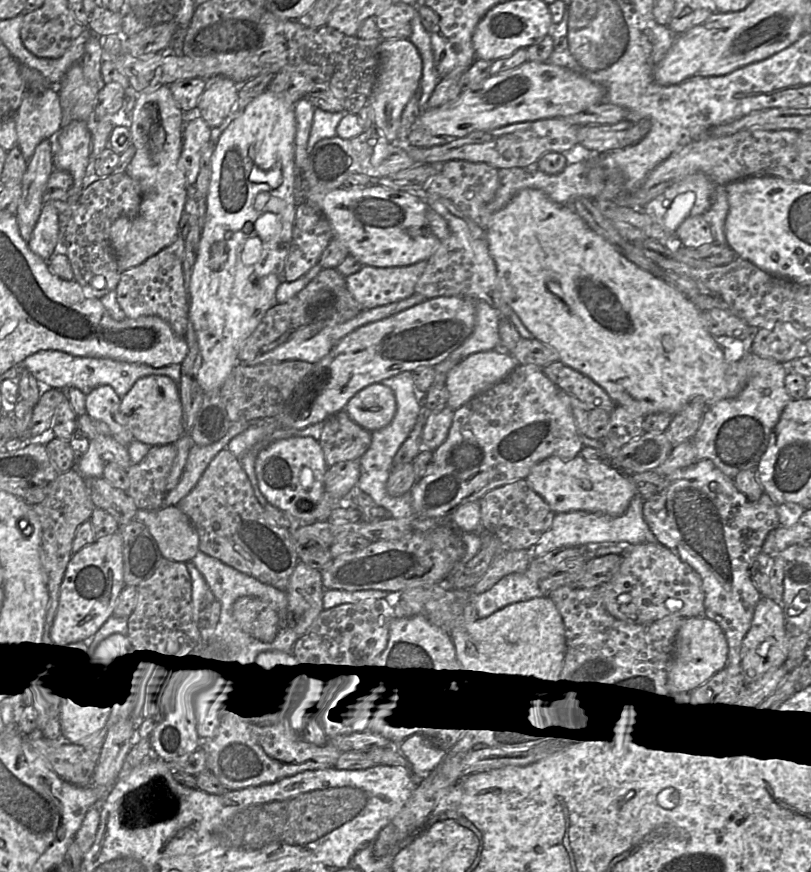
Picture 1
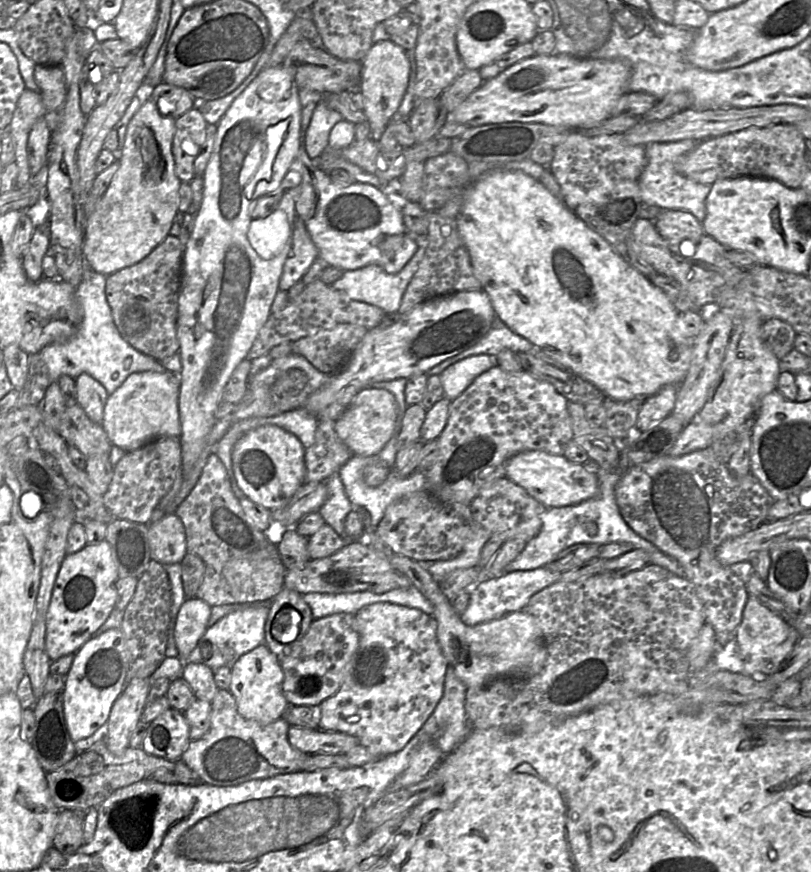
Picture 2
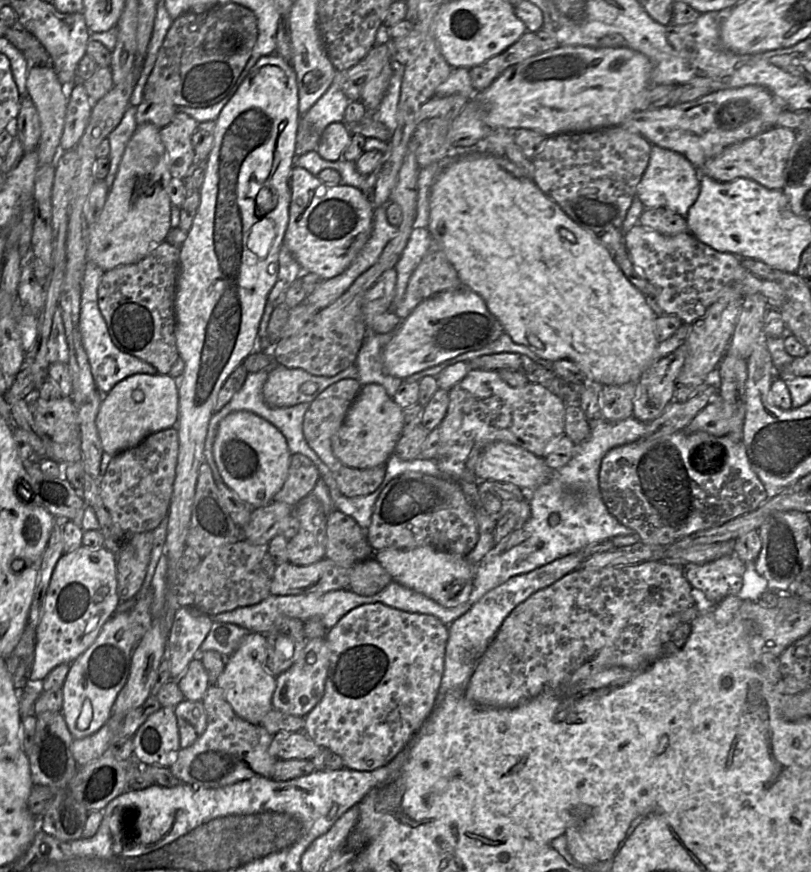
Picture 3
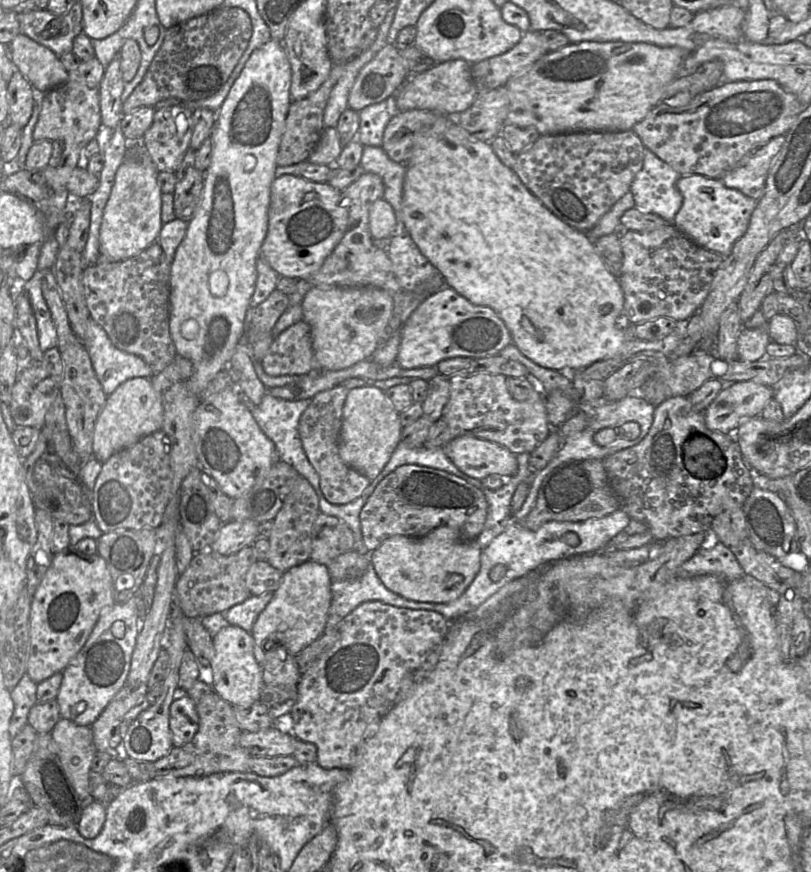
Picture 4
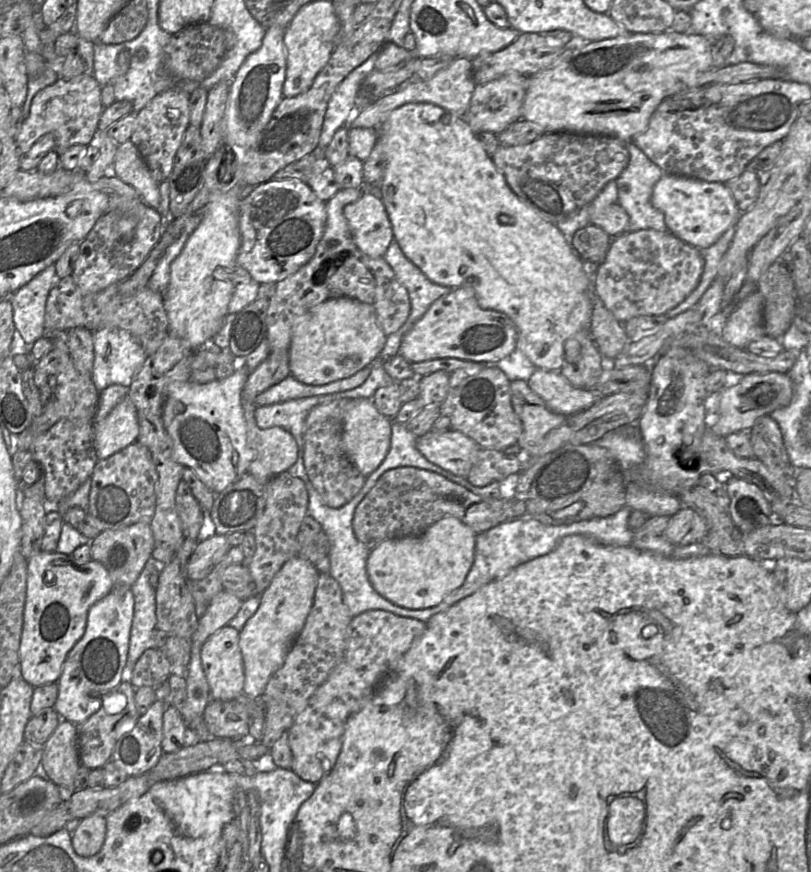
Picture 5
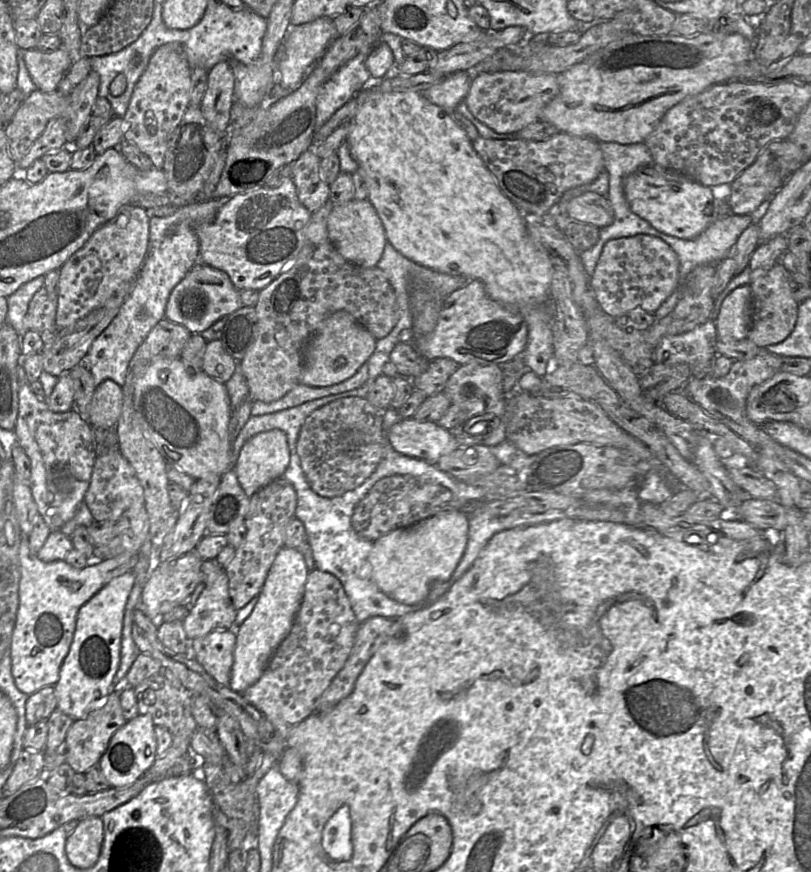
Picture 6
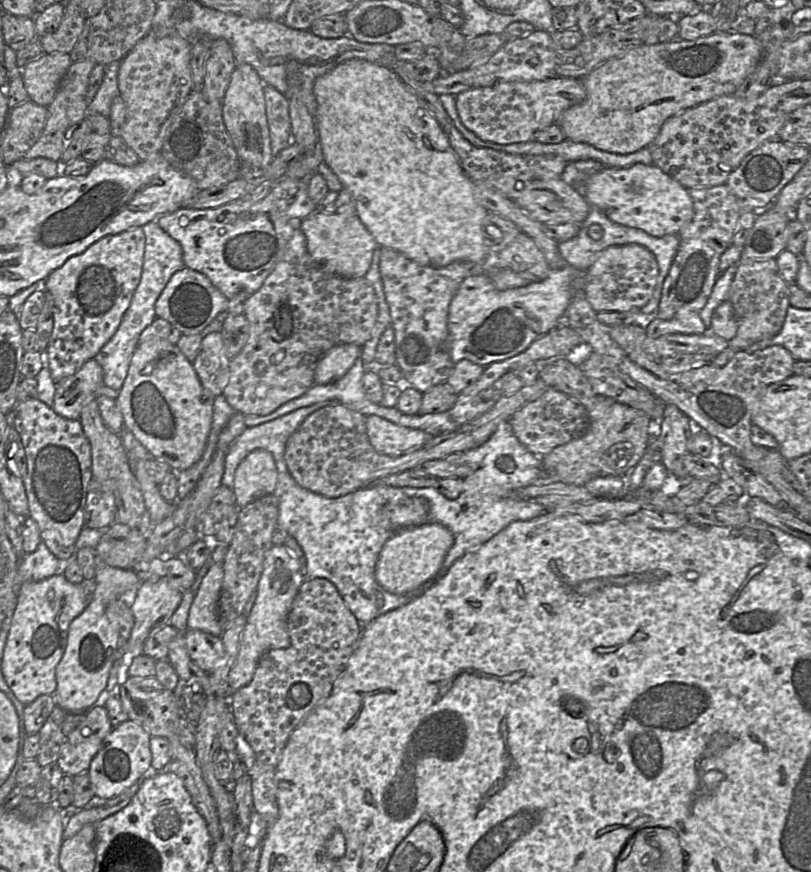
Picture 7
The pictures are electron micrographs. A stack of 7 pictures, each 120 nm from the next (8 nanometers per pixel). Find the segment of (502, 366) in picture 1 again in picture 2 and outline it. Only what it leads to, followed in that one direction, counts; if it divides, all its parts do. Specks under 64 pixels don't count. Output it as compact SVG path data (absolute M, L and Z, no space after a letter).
M479 354L447 367L439 375L444 397L453 401L471 385L475 378L495 365L497 365L496 357Z

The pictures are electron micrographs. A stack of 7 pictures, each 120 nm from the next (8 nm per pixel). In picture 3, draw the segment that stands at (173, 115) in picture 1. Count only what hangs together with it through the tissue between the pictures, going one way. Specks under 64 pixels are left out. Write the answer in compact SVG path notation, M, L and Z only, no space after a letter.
M152 123L137 125L126 145L105 204L95 221L88 225L86 260L94 262L104 271L120 265L139 262L156 249L161 242L165 241L171 229L172 204L168 194L168 187L172 175L168 167L166 149L161 141L159 131L160 128Z

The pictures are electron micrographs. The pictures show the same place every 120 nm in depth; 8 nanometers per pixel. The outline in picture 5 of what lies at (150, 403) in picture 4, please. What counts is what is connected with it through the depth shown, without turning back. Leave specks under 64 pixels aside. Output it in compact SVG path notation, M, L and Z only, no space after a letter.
M126 396L99 422L94 422L94 444L98 459L105 459L137 441L139 420L133 402Z

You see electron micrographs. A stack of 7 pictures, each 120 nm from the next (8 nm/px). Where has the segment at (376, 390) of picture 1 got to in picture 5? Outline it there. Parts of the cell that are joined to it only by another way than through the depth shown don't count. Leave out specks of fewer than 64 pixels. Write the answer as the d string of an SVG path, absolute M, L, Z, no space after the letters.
M371 398L349 400L344 412L342 447L365 477L374 472L385 459L391 444L391 426L392 419L379 413Z

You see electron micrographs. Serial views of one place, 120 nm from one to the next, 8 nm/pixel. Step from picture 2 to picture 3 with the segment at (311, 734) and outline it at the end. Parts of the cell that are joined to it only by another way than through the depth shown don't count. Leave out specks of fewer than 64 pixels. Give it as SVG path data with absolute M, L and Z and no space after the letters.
M280 731L273 735L270 754L276 759L312 759L322 747L302 731Z

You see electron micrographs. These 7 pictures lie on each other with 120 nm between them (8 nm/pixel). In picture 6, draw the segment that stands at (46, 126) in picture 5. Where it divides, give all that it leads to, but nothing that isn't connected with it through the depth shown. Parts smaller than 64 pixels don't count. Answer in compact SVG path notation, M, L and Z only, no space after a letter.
M93 70L67 95L58 90L52 92L33 91L23 101L14 116L5 126L5 134L8 140L8 151L14 162L20 160L29 152L34 142L44 132L47 123L55 117L66 120L67 146L72 145L79 136L81 129L92 116L92 109L98 98L100 77Z

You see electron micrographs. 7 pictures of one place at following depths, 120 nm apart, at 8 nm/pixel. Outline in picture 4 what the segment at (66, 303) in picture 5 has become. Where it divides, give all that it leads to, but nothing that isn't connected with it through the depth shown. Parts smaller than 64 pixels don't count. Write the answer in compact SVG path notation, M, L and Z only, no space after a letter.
M154 242L136 256L120 262L98 261L83 269L82 282L90 317L108 334L112 343L125 352L144 359L153 372L159 373L177 357L171 338L169 320L171 264L158 242Z

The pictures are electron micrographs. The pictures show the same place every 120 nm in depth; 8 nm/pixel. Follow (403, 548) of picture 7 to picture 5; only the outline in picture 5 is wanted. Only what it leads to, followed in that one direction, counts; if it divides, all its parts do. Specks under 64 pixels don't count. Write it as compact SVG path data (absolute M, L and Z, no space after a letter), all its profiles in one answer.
M444 517L420 535L386 539L369 553L369 580L377 592L401 606L436 606L463 584L473 564L476 536L461 519Z

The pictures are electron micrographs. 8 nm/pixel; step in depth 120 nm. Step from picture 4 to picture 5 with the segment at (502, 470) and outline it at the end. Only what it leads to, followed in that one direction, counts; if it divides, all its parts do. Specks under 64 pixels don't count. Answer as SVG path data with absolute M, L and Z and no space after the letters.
M453 429L430 430L417 437L416 448L431 463L464 478L478 460L482 449L471 438Z

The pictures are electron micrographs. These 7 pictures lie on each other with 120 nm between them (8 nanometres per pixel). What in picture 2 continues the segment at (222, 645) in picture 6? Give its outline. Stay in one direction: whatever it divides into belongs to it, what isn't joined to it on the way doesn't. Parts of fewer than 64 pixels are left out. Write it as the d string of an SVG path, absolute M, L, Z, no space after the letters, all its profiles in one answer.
M266 644L243 654L231 667L229 687L235 697L238 712L246 719L262 724L282 719L285 710L290 706L282 691L283 679L281 662Z

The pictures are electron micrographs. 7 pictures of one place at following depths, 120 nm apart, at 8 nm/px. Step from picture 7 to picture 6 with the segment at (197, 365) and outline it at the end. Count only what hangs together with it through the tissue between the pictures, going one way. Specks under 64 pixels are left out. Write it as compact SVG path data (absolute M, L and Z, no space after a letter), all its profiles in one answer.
M212 340L206 344L202 371L208 376L225 384L238 367L238 361L223 348L220 340Z

